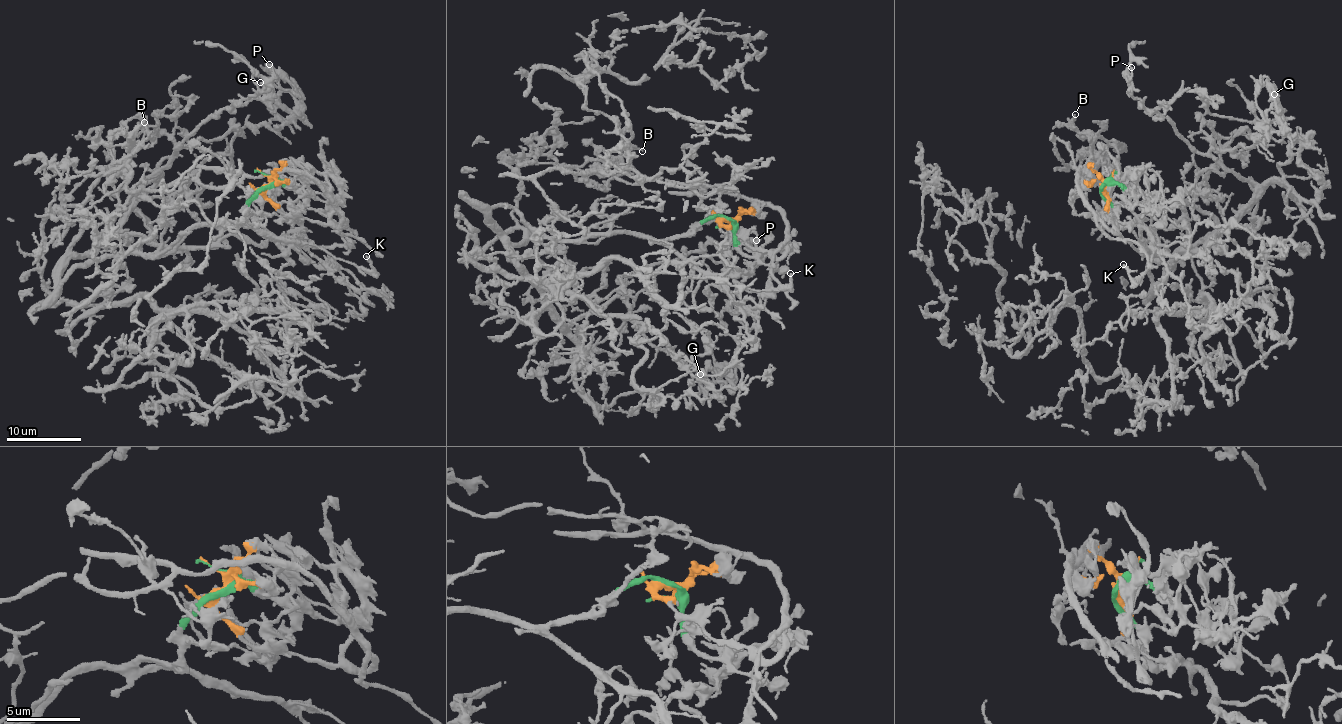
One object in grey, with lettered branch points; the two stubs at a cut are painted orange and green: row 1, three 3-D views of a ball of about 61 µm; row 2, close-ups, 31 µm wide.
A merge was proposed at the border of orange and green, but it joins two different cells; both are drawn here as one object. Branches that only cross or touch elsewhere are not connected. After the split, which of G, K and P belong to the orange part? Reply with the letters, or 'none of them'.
none of them

